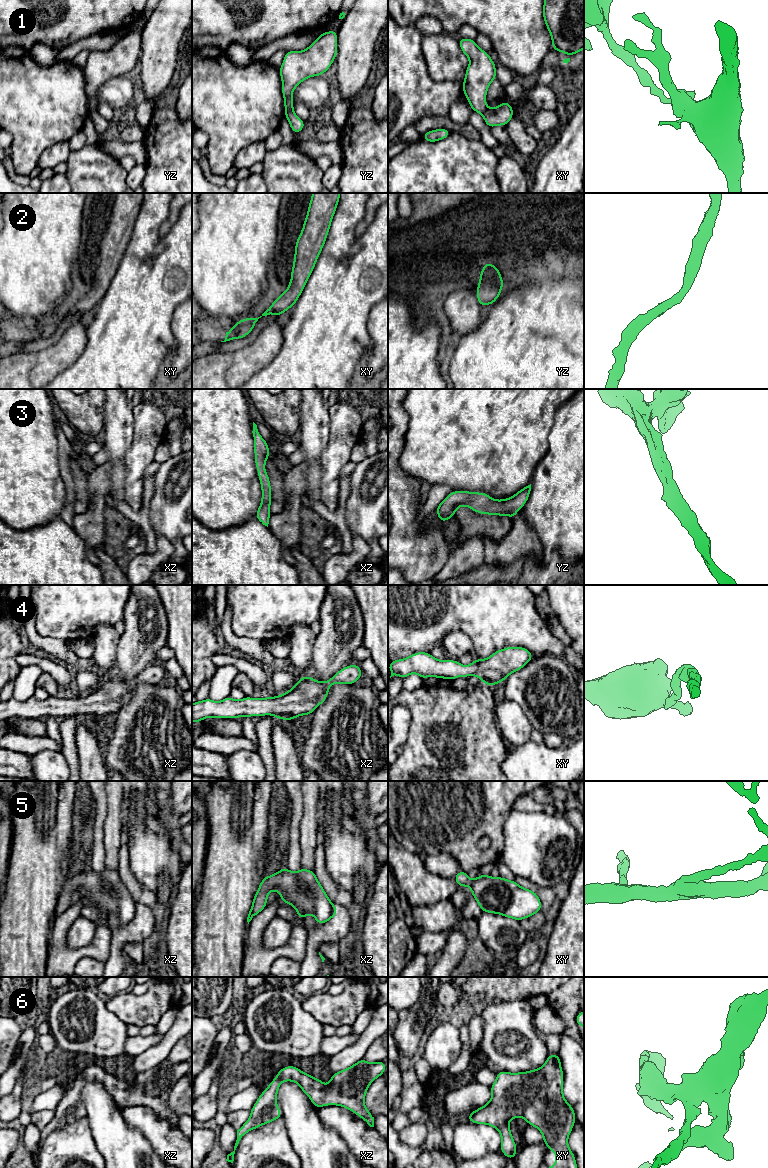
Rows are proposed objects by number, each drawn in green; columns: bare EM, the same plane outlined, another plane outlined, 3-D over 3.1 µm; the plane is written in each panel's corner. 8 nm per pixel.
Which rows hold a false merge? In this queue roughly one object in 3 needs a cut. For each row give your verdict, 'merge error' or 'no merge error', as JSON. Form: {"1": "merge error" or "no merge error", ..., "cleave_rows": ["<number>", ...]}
{"1": "merge error", "2": "no merge error", "3": "no merge error", "4": "no merge error", "5": "no merge error", "6": "no merge error", "cleave_rows": ["1"]}

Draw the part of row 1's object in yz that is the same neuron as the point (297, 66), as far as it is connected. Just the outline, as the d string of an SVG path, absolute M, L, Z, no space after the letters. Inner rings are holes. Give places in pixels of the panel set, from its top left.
M331 30L321 33L304 51L285 52L283 64L279 69L282 78L285 112L293 110L293 90L303 80L313 76L321 76L336 59L337 32Z

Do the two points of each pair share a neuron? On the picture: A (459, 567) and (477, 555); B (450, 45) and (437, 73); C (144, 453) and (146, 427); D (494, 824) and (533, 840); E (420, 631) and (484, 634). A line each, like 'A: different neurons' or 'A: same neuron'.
A: same neuron
B: same neuron
C: same neuron
D: different neurons
E: same neuron

